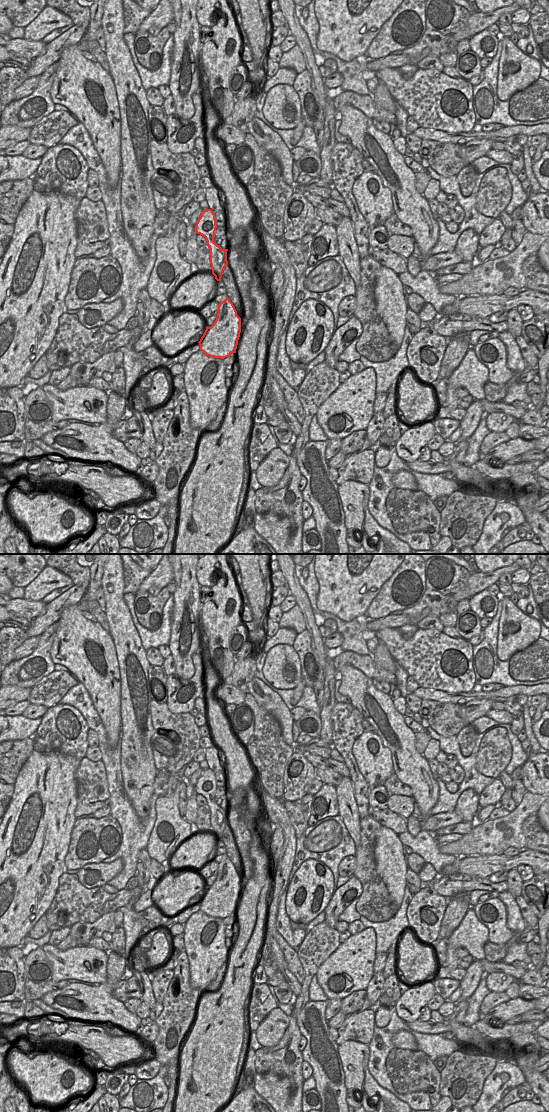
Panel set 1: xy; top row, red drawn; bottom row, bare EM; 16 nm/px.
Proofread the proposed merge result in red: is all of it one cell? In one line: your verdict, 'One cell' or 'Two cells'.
One cell.

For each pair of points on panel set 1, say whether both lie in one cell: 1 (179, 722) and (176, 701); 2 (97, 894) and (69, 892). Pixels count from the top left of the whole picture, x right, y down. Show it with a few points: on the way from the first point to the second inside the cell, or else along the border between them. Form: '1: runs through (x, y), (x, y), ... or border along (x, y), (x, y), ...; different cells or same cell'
1: border along (166, 702), (167, 708), (171, 712), (189, 713); different cells
2: runs through (90, 894), (76, 894); same cell

